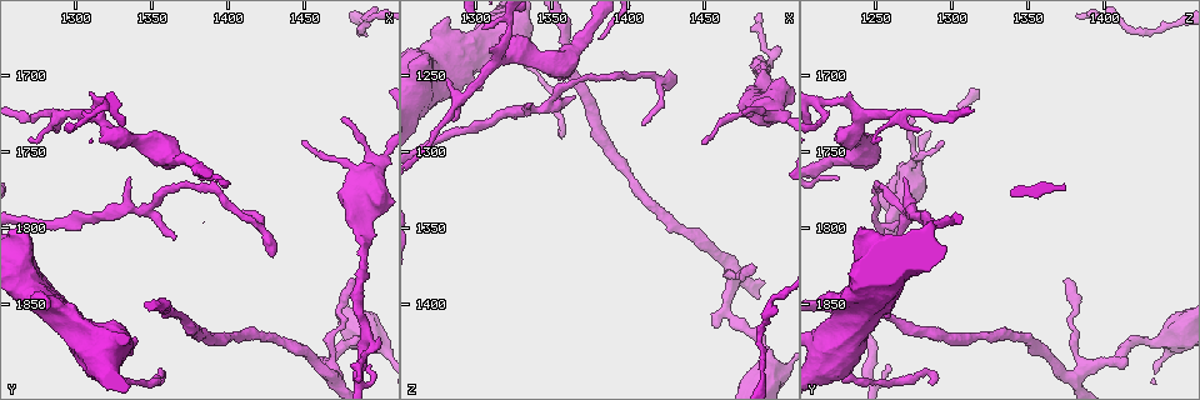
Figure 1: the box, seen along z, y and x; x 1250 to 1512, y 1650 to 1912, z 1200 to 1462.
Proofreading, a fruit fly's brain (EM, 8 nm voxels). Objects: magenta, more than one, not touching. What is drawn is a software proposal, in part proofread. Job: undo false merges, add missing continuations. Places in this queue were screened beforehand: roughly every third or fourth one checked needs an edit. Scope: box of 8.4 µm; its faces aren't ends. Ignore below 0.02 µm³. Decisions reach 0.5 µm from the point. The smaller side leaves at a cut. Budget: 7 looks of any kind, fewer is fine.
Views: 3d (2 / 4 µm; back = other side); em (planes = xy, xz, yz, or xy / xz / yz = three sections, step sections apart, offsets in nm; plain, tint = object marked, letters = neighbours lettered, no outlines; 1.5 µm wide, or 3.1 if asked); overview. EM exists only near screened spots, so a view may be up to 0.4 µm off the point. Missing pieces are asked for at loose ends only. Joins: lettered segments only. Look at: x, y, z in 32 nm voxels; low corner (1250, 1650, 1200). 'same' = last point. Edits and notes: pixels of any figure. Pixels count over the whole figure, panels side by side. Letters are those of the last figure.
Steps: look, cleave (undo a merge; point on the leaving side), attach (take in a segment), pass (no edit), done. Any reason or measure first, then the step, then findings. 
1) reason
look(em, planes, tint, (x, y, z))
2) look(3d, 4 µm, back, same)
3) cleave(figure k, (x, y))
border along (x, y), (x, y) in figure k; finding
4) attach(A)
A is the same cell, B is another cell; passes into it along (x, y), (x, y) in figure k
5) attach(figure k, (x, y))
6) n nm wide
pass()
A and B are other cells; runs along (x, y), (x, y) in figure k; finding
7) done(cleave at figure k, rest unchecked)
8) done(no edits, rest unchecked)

an open end
look(3d, 2 µm, (1458, 1886, 1416))

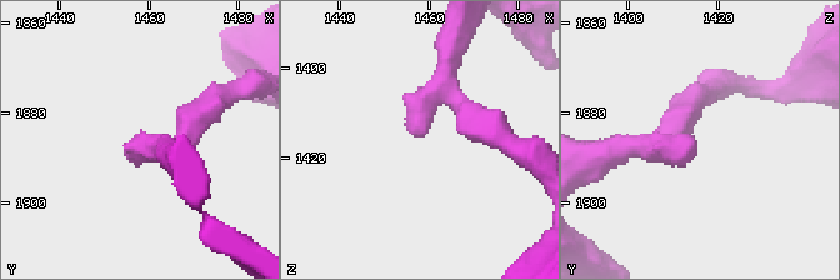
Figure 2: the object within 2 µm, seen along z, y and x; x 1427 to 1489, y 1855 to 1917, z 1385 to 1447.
arms of 190, 200 nm; shape alone is not enough
look(em, xy, step 8, plain, (1456, 1886, 1415))

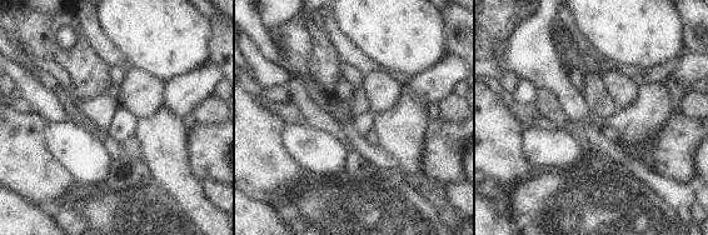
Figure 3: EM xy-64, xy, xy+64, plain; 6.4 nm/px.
look(em, xy, step 8, letters, same)

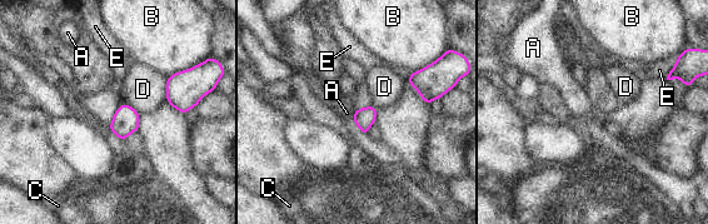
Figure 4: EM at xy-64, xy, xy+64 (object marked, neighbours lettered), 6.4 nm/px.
A touches over 180 nm
pass()
A, B, C, D and E are other cells; none of them fits

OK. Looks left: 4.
thin end
look(em, planes, letters, (1448, 1744, 1294))

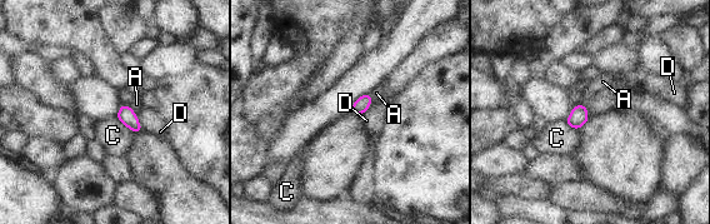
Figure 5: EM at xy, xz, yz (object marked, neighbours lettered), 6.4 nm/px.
pass()
A, C and D are other cells; no lettered segment goes on from it

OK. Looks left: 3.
free end
look(3d, 4 µm, (1268, 1740, 1252))

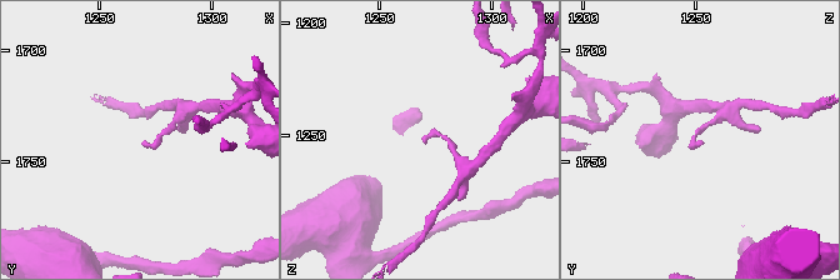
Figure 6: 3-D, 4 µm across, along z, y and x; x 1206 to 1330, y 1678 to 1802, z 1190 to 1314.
look(em, yz, step 4, tint, (1269, 1740, 1252))

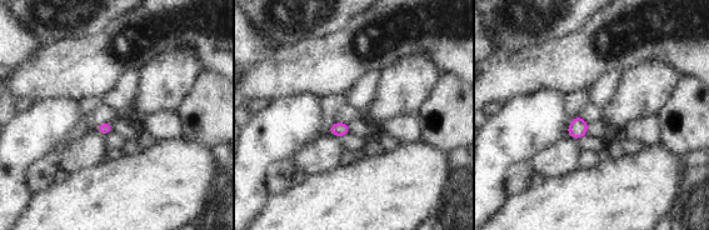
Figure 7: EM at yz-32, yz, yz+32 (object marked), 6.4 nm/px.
look(em, planes, letters, same)

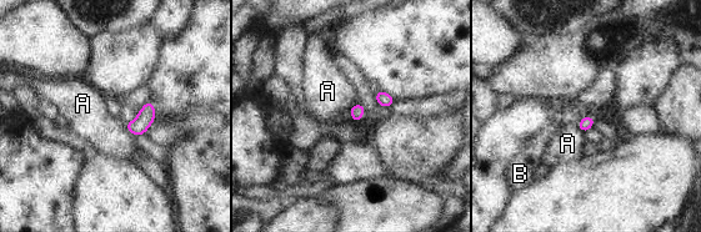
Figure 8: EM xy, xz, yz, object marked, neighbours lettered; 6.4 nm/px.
pass()
A and B are other cells; no lettered segment goes on from it

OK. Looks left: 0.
done(no edits, rest unchecked)

